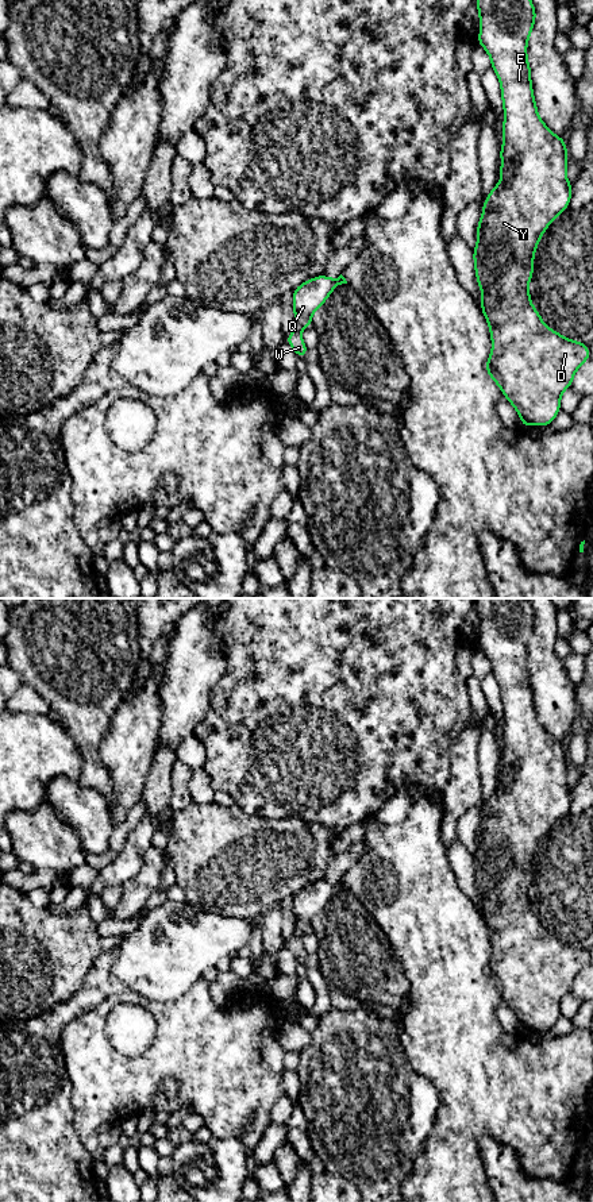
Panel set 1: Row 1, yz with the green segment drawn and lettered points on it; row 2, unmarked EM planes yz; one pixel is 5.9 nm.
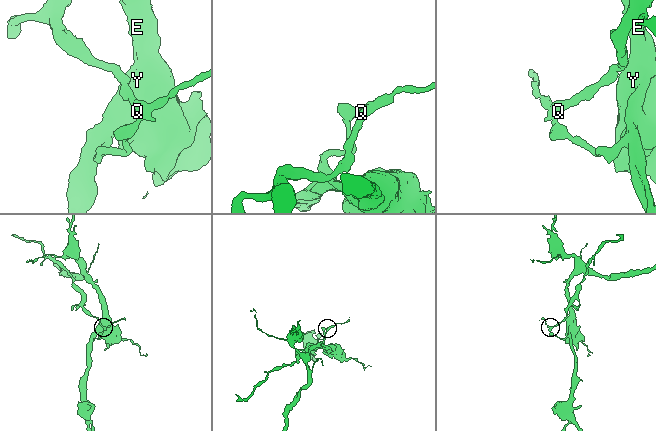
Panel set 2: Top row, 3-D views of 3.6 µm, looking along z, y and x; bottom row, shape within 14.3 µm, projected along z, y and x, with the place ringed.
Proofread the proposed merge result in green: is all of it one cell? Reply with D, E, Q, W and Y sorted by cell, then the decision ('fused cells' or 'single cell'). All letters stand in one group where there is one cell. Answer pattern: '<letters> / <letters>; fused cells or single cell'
D E W Y / Q; fused cells

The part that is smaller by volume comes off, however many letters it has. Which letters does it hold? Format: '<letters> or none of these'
Q

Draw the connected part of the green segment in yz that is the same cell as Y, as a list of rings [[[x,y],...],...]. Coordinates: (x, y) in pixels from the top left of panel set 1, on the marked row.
[[[477,0],[477,9],[478,9],[480,24],[481,24],[477,43],[481,45],[490,57],[492,61],[490,68],[493,69],[493,72],[497,74],[500,80],[501,99],[502,99],[502,108],[504,108],[504,123],[502,123],[504,143],[500,147],[500,157],[501,157],[500,177],[502,182],[501,184],[496,182],[494,188],[484,201],[482,215],[477,224],[477,246],[473,250],[475,277],[482,293],[482,303],[480,304],[480,307],[489,324],[489,334],[492,336],[492,352],[485,363],[485,369],[489,377],[498,385],[501,393],[507,397],[507,400],[519,413],[523,428],[530,425],[538,425],[538,427],[551,425],[557,415],[561,412],[562,393],[571,386],[575,371],[590,358],[589,344],[567,339],[544,324],[542,316],[531,303],[531,294],[528,290],[530,280],[534,276],[534,257],[539,240],[544,234],[544,231],[547,230],[547,227],[552,223],[552,220],[557,216],[559,216],[562,212],[565,212],[565,209],[570,205],[573,185],[567,181],[566,177],[569,155],[566,150],[566,140],[555,135],[543,123],[543,120],[538,113],[538,108],[535,103],[532,81],[531,81],[531,68],[527,57],[528,38],[532,32],[532,28],[535,26],[535,19],[536,19],[536,11],[532,4],[532,0]]]

